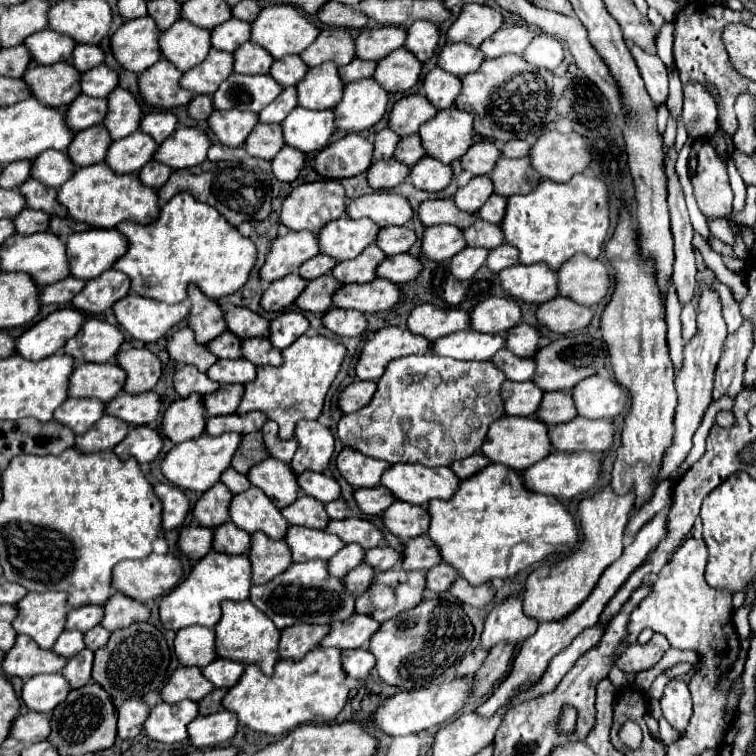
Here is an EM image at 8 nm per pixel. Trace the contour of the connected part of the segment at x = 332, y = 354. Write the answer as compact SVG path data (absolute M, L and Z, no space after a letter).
M302 334L300 338L296 338L296 342L292 342L288 348L282 350L282 360L284 360L282 366L256 368L256 378L244 384L242 402L236 414L246 414L252 410L264 412L268 420L274 420L280 426L278 436L282 440L292 438L294 426L298 420L316 420L320 416L326 390L336 378L340 364L344 360L344 354L346 354L346 348L336 340Z

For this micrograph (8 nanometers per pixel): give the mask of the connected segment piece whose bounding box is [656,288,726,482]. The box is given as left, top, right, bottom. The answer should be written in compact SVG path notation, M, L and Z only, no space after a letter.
M706 288L700 296L700 306L698 306L698 332L684 348L684 364L674 380L676 394L678 394L678 406L676 406L676 414L674 414L674 438L672 438L672 444L664 450L662 464L660 464L658 478L656 478L658 482L668 480L682 466L682 462L686 460L686 456L692 448L692 436L694 436L696 428L700 426L706 408L712 402L714 370L720 360L720 350L722 350L722 344L726 338L726 324L722 320L720 310L722 310L722 306L720 306L718 294L712 288Z

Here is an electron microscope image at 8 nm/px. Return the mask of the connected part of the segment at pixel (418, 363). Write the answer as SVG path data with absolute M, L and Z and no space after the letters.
M434 354L422 356L406 356L392 360L382 378L376 380L376 392L372 400L352 412L344 414L338 422L338 438L344 446L356 448L364 456L386 460L388 464L398 462L418 462L422 466L450 466L456 460L468 458L480 450L488 426L504 414L504 406L500 400L500 384L504 382L504 374L492 364L486 362L460 362L454 358L440 358Z

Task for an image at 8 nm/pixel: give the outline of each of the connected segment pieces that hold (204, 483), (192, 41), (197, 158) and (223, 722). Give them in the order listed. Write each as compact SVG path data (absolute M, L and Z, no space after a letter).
M234 432L216 436L216 438L202 434L202 436L194 438L194 440L186 440L182 444L176 444L164 456L164 460L160 464L162 474L178 488L202 494L220 480L220 474L230 466L230 458L232 458L234 450L238 448L238 444L240 444L240 434L234 434Z
M176 20L166 32L160 34L160 52L170 64L174 64L180 72L190 70L200 64L210 46L210 32L198 28L186 20Z
M178 126L176 132L158 146L158 150L154 152L154 160L160 164L168 164L172 170L192 168L206 160L210 144L212 142L206 132L188 126Z
M220 710L208 716L196 716L188 724L188 738L196 748L218 746L236 734L238 720L234 712Z

